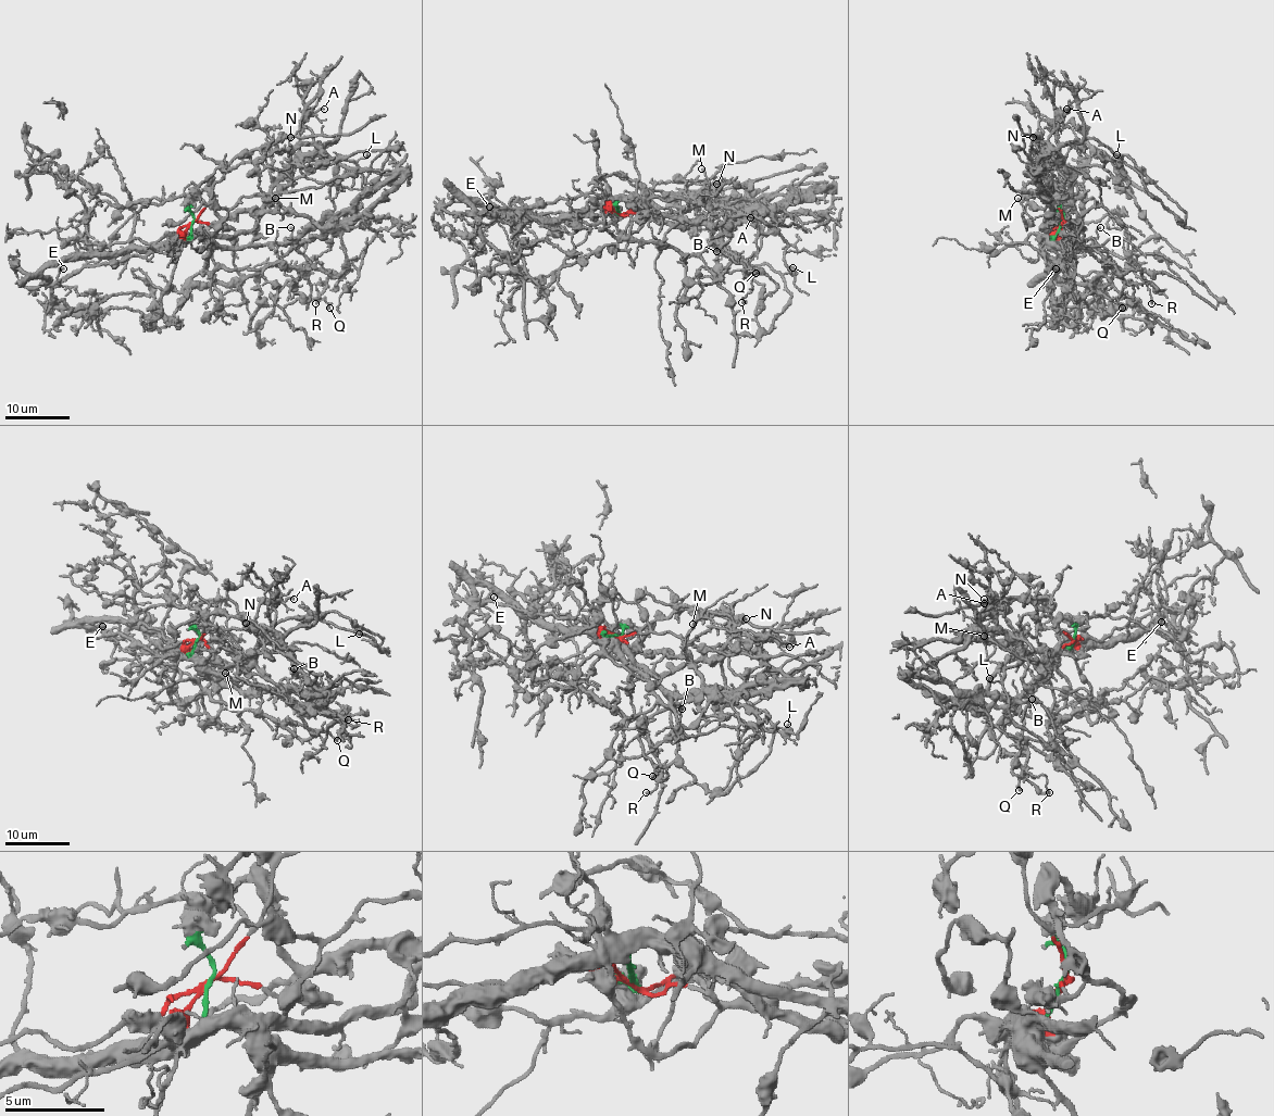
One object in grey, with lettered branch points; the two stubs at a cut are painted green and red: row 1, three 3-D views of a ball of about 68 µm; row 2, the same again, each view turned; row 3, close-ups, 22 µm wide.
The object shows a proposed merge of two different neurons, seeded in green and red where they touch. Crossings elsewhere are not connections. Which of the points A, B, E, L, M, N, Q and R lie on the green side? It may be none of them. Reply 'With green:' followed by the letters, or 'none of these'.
With green: B, Q, R

